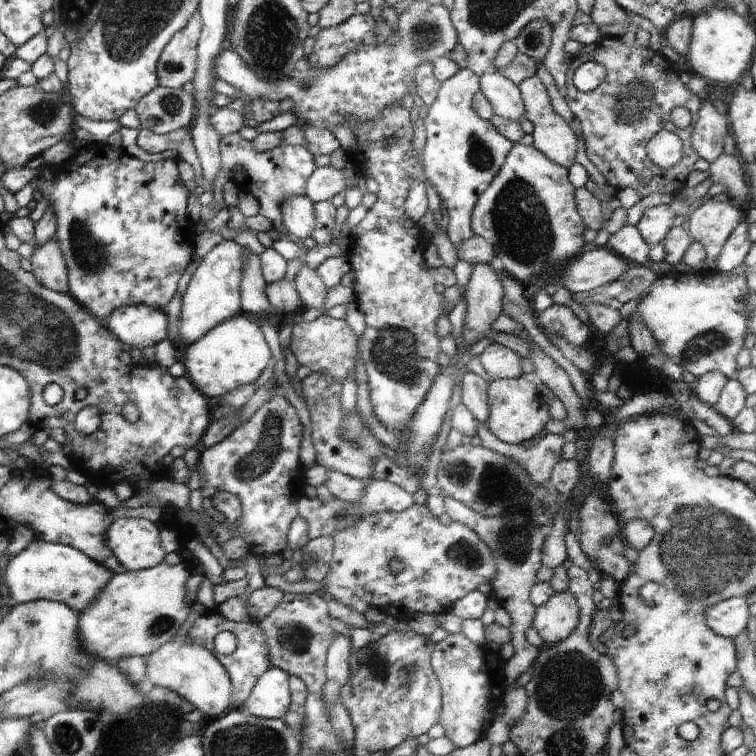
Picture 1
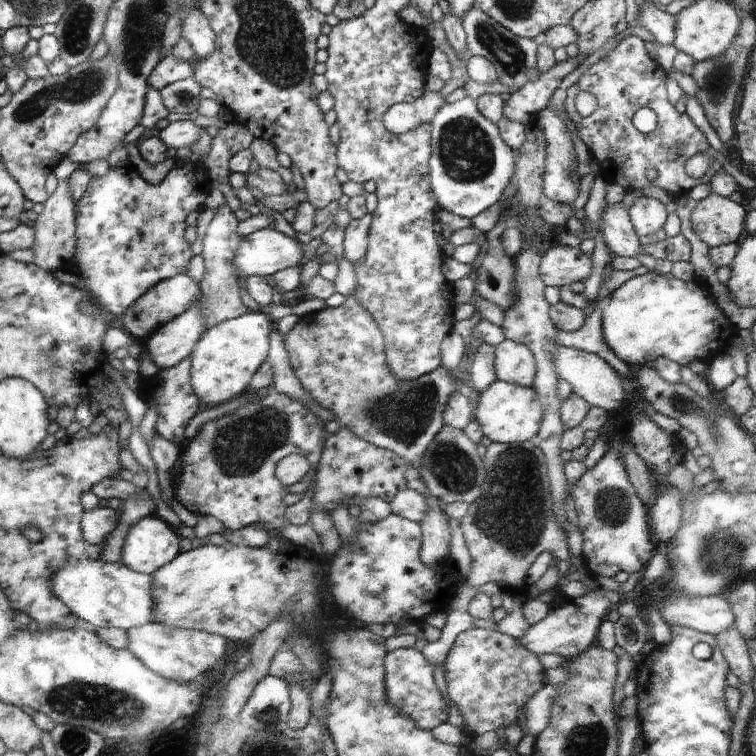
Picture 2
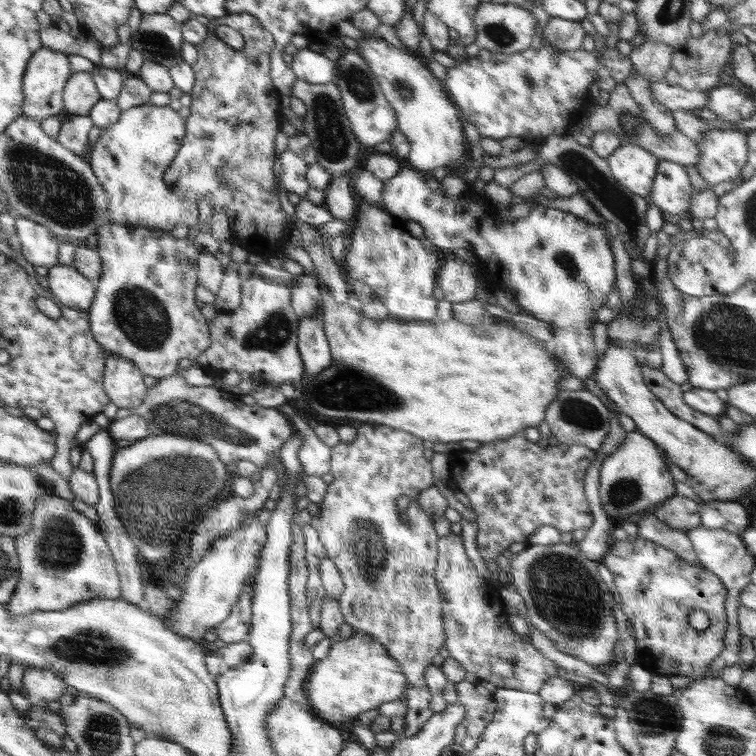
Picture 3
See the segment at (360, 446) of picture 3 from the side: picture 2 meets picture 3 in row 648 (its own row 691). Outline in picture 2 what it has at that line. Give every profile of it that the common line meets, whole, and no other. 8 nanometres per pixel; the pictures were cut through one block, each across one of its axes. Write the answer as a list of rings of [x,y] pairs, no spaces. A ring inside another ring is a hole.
[[[414,648],[396,649],[385,654],[385,699],[389,705],[397,708],[397,711],[406,713],[420,728],[431,731],[433,728],[446,723],[447,715],[452,711],[447,700],[442,697],[432,677],[433,666],[426,657]]]

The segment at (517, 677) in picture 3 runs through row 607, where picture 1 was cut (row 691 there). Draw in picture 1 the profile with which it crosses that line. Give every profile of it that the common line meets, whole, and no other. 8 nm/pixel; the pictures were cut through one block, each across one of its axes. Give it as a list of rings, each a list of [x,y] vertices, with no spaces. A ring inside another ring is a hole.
[[[450,634],[442,642],[435,644],[431,655],[431,668],[439,681],[441,689],[441,710],[438,723],[444,729],[444,737],[448,738],[457,747],[468,747],[485,738],[489,727],[496,718],[497,705],[502,703],[506,692],[505,680],[506,661],[498,652],[489,651],[485,646],[476,646],[459,634]]]

